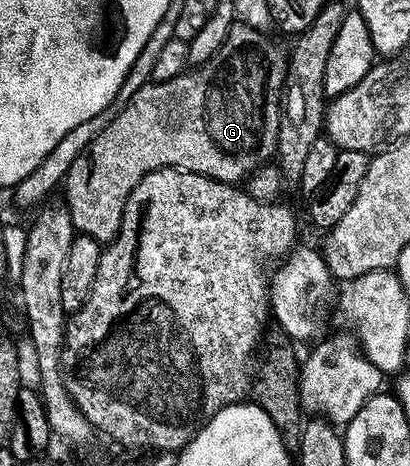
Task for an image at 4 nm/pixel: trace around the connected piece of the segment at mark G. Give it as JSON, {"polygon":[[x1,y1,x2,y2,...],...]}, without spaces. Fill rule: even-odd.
{"polygon":[[235,21,228,29,228,37,224,37,224,45,220,45,220,49,216,52,210,62,205,64,201,69,190,69,185,73,172,77,171,80,166,80,163,83,149,81,142,88,137,89,136,93,132,94,131,100,119,109,119,115,112,120,94,140,91,141,86,151,80,153,76,157,76,161,72,162,72,167,68,169,64,180,64,189,66,187,66,199,64,205,70,211,70,219,74,222,74,229,77,234,87,235,92,237,98,243,103,245,109,244,118,236,118,230,122,224,124,217,124,205,128,201,128,197,134,194,136,185,140,185,140,181,148,173,152,173,161,167,180,167,184,171,192,173,200,173,204,177,214,179,218,183,229,183,238,185,247,177,254,174,262,164,269,164,275,158,278,150,278,124,282,122,284,115,284,88,286,86,286,64,288,55,285,50,283,52,278,47,273,47,266,40,267,36,263,32,258,31,254,27,248,26,247,23]]}

